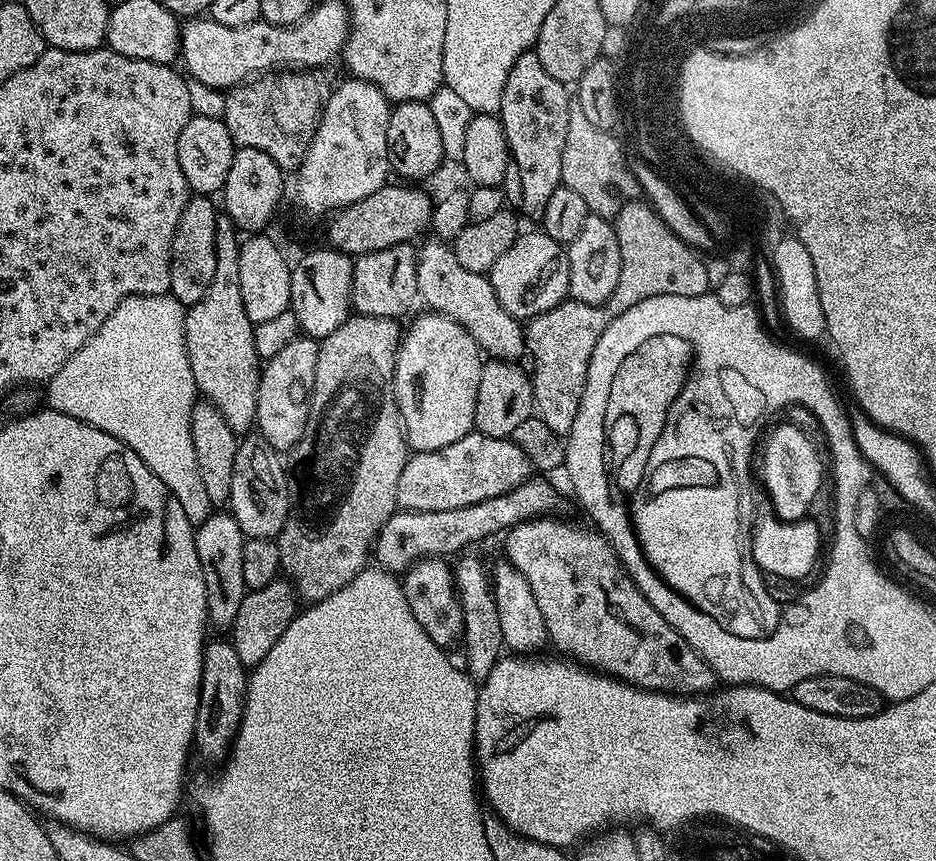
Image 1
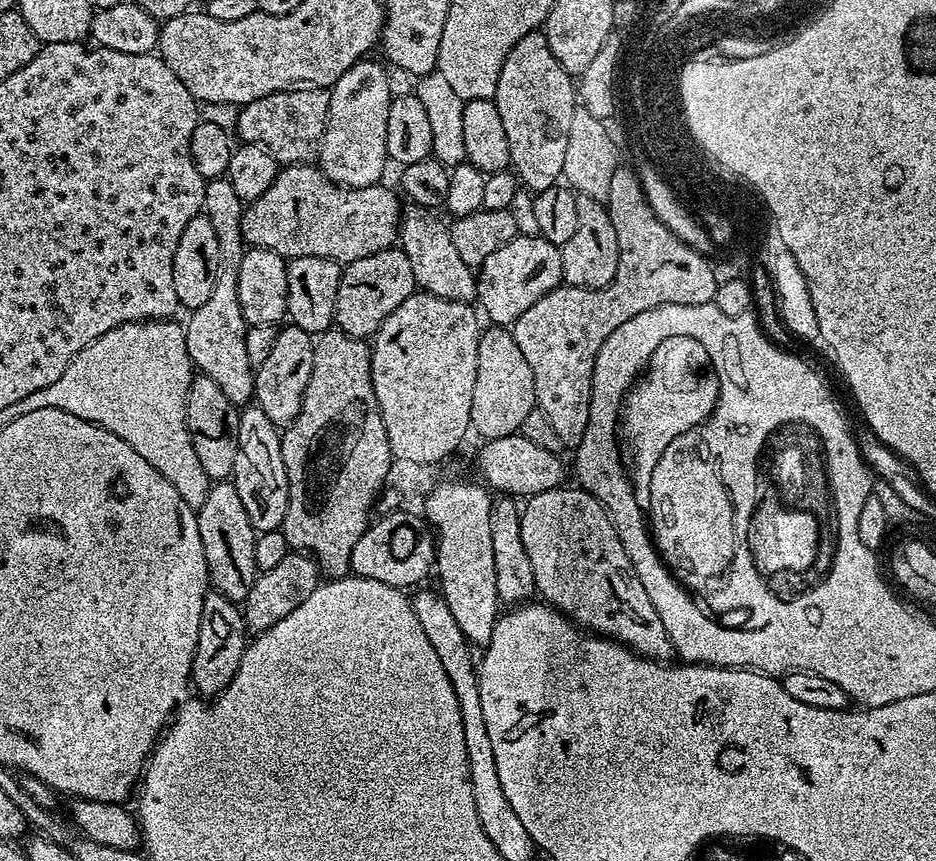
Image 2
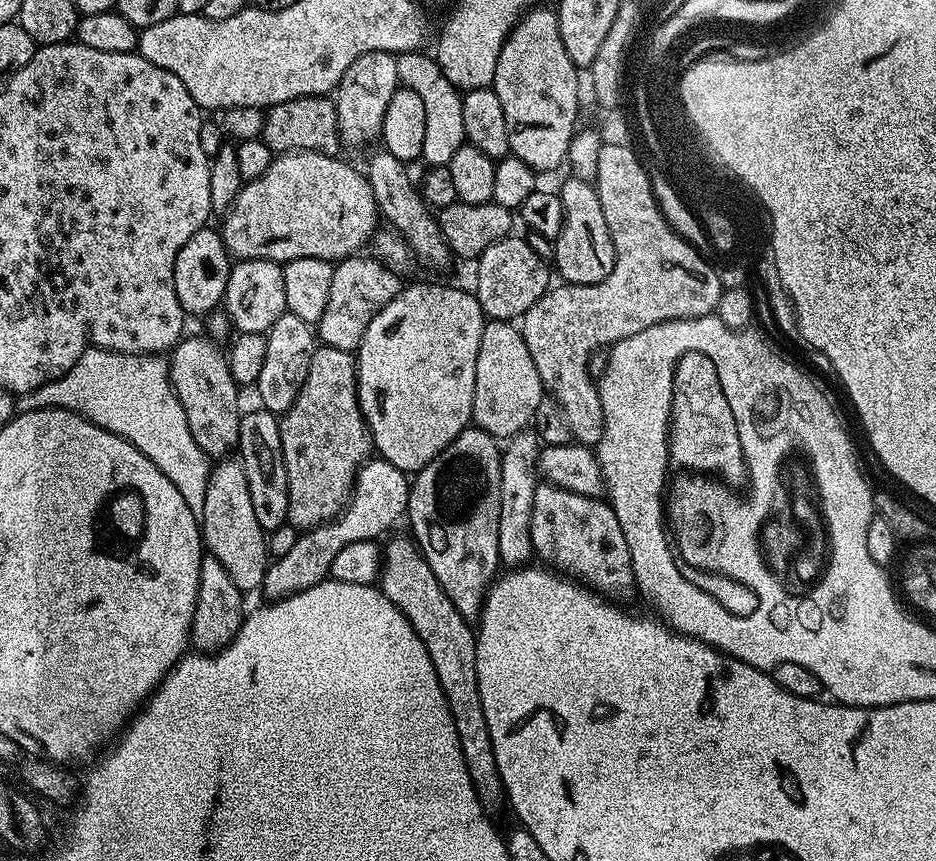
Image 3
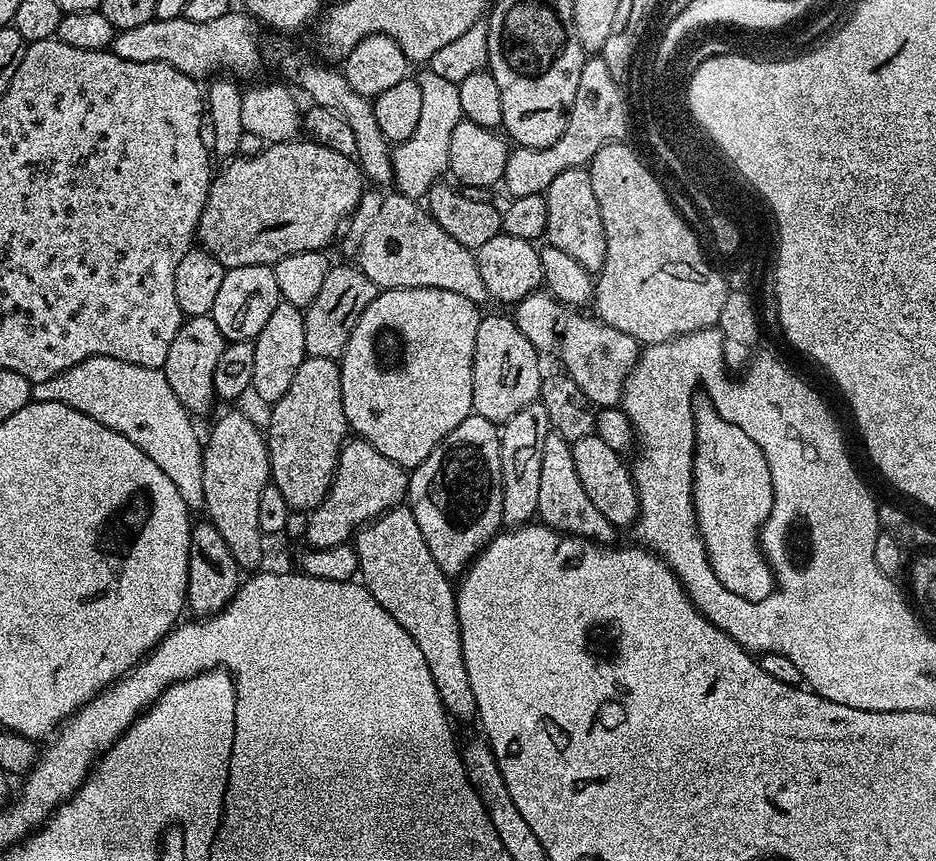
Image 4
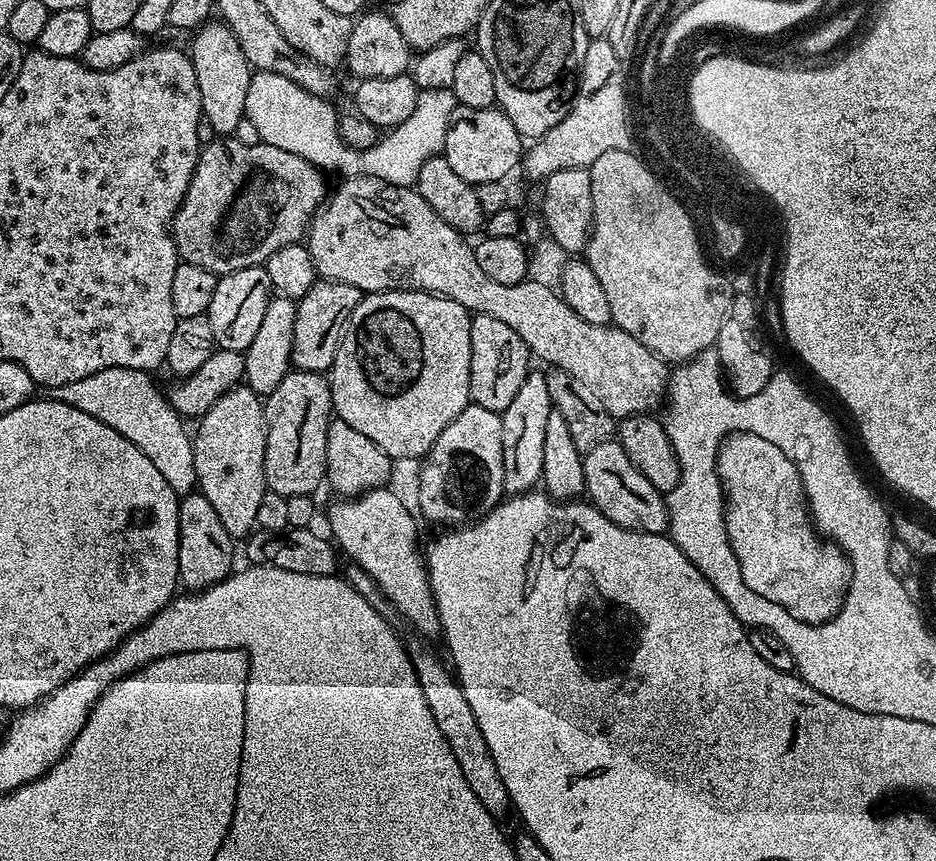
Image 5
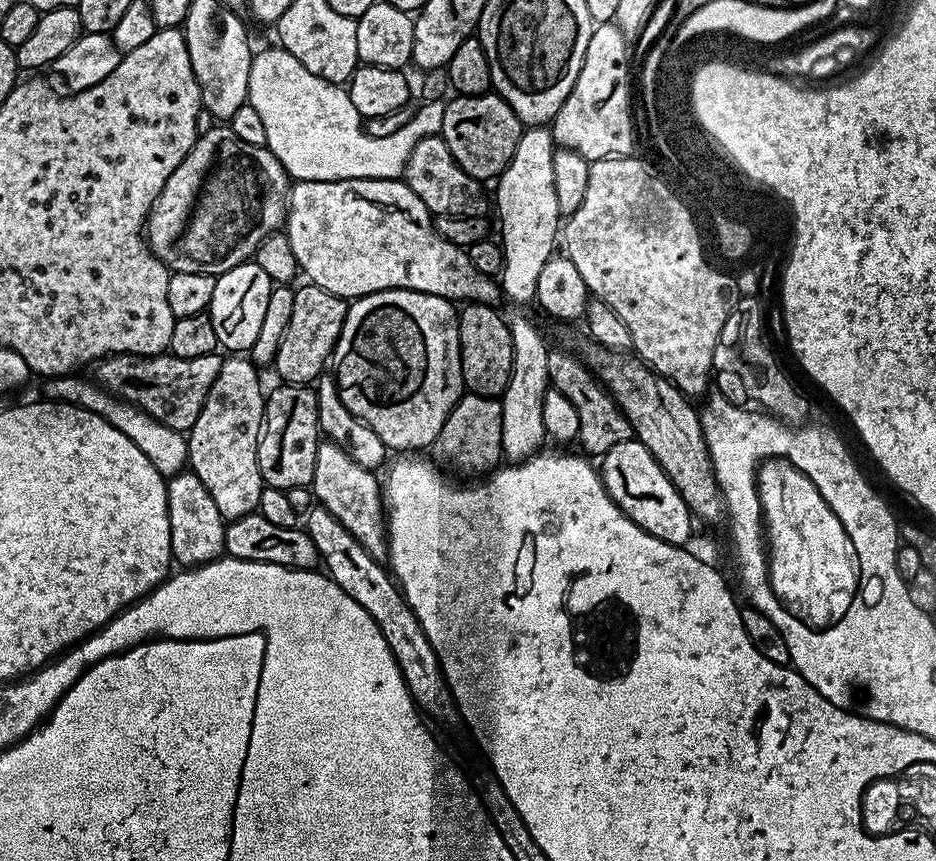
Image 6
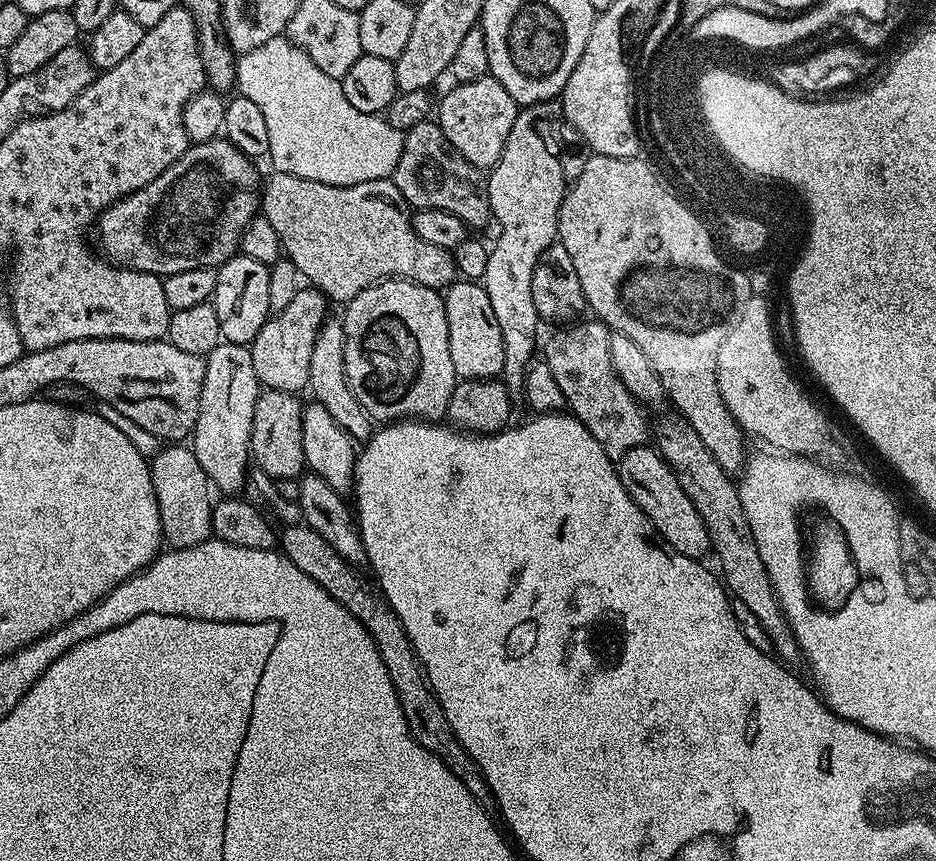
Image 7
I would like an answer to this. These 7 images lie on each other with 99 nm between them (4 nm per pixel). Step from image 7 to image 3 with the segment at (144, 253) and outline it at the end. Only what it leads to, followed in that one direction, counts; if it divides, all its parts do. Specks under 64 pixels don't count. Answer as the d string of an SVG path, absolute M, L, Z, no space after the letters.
M282 152L279 153L271 162L270 166L266 166L266 170L258 178L241 183L240 193L234 198L234 202L228 207L228 211L223 213L224 228L222 227L222 237L224 247L228 250L229 257L236 260L275 260L277 262L287 262L297 260L298 258L322 258L339 262L347 258L347 256L355 256L361 251L360 248L371 241L374 233L377 231L378 225L378 209L376 207L376 199L374 198L374 190L370 190L370 182L365 178L363 171L359 167L355 168L352 164L347 164L344 158L340 156L327 156L321 152Z

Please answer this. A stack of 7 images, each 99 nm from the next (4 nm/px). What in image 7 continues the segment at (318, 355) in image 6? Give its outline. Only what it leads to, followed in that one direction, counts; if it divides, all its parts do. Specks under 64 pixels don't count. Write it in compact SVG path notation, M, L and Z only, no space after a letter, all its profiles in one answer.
M301 286L298 294L294 294L294 299L286 305L286 310L269 315L250 345L254 373L265 389L300 394L309 387L310 358L319 331L329 319L328 307L330 301L320 289Z

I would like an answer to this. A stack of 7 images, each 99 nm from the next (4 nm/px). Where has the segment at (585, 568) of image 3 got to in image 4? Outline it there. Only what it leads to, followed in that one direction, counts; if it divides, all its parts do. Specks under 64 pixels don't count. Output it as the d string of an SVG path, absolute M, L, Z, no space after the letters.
M549 431L548 436L544 439L542 479L538 490L536 515L539 523L555 528L557 532L570 536L582 536L589 542L605 546L613 543L614 525L604 517L602 510L598 510L598 506L594 506L594 502L590 502L590 494L586 494L586 490L574 470L572 445L566 442L566 438L562 438L553 431Z

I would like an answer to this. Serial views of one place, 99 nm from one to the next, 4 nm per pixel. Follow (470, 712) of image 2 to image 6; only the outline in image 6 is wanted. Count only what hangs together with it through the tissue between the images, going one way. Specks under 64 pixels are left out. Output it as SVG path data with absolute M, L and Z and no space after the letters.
M321 439L314 454L314 478L310 485L315 503L319 507L330 510L362 546L366 546L369 554L378 561L383 561L388 555L388 541L386 539L386 513L382 484L377 473L371 468L363 468L350 458L334 441Z

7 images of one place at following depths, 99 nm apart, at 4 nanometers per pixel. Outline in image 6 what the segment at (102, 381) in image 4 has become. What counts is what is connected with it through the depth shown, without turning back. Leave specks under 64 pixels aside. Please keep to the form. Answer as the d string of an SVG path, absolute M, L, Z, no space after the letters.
M80 374L48 378L41 383L44 385L41 386L39 395L46 400L60 400L64 404L85 408L106 418L106 422L110 422L114 430L122 430L122 434L126 434L126 438L130 438L130 442L134 442L134 446L138 446L138 450L142 450L142 454L146 454L146 458L154 462L154 470L158 470L158 474L166 478L177 476L179 472L188 468L188 437L185 433L176 432L170 426L159 424L141 408L136 408L127 400L121 400L108 389L100 387L99 383L89 380L83 380Z

